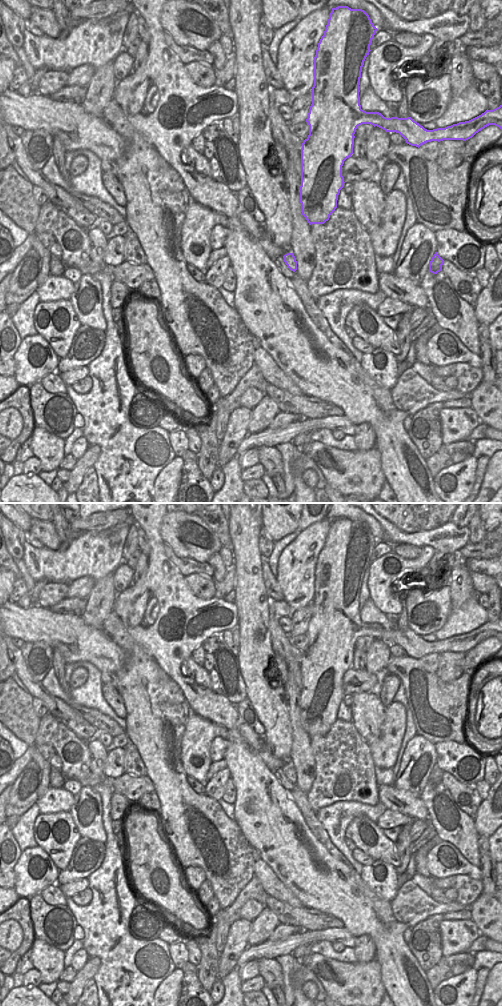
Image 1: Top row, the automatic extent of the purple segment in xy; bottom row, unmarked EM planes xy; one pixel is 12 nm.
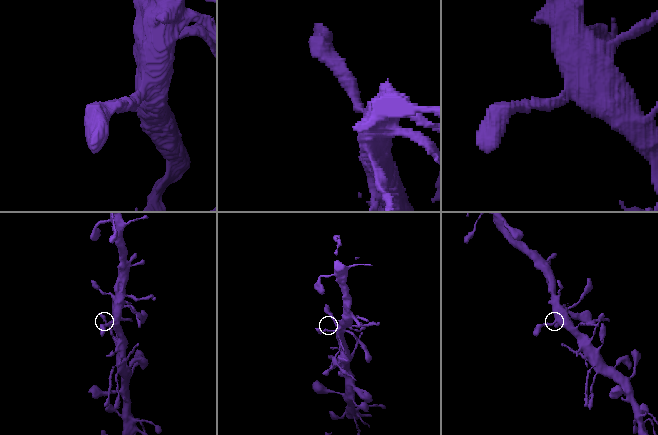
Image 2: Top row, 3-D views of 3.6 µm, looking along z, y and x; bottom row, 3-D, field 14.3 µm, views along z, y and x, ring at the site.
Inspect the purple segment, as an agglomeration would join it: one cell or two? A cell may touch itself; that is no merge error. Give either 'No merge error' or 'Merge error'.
No merge error

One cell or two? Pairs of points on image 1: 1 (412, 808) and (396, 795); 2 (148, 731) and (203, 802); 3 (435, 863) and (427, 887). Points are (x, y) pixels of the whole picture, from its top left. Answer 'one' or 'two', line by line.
1: one
2: one
3: two

